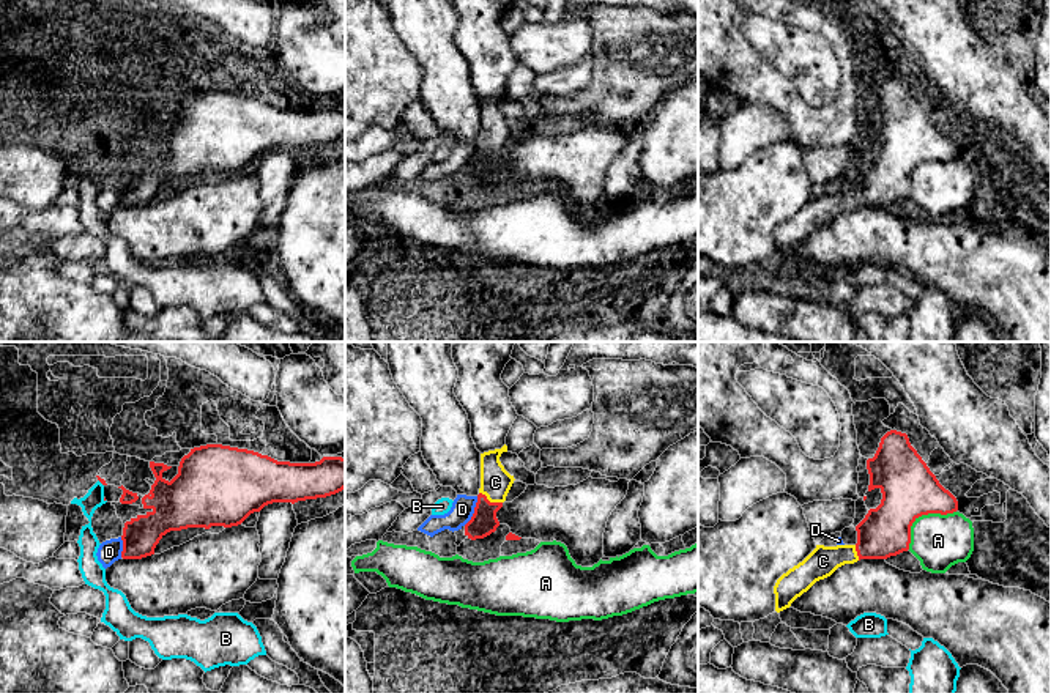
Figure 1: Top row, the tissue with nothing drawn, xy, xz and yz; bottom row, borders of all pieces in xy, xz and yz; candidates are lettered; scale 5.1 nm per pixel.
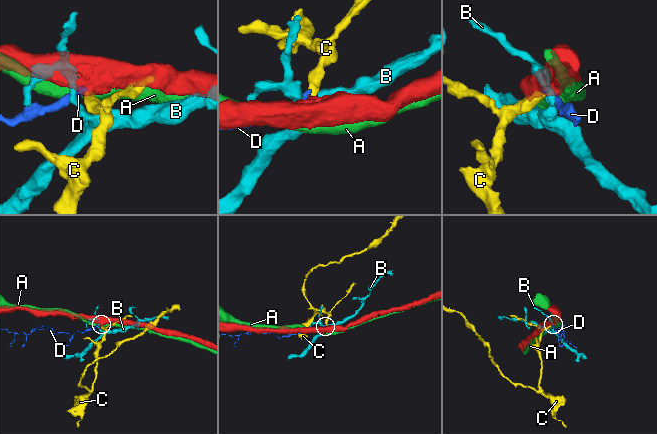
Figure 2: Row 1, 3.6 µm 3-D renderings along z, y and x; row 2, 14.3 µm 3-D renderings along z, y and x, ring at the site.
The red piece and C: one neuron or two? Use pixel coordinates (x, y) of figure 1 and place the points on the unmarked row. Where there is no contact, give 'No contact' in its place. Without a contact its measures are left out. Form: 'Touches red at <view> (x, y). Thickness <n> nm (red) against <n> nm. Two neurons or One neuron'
Touches red at xz (489, 148). Thickness 140 nm (red) against 160 nm. One neuron

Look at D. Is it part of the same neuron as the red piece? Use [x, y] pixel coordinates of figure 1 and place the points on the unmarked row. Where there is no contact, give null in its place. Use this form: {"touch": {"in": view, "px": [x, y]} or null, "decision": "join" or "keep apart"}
{"touch": {"in": "xz", "px": [475, 158]}, "decision": "keep apart"}

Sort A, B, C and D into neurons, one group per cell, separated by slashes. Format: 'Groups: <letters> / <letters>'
Groups: A / B / C / D

